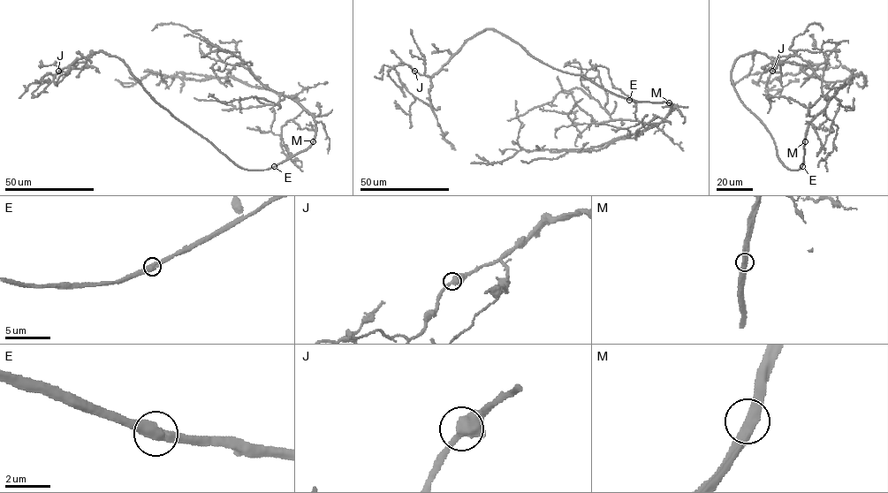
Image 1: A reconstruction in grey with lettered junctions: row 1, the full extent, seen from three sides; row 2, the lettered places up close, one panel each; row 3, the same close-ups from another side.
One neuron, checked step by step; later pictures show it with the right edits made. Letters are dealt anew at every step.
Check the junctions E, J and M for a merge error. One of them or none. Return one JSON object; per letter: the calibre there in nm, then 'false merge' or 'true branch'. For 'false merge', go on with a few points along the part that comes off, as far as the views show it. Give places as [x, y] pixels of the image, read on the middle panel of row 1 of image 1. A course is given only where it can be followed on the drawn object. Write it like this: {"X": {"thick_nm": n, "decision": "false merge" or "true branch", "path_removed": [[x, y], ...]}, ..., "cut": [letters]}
{"E": {"thick_nm": 480, "decision": "true branch"}, "J": {"thick_nm": 480, "decision": "true branch"}, "M": {"thick_nm": 440, "decision": "true branch"}, "cut": []}

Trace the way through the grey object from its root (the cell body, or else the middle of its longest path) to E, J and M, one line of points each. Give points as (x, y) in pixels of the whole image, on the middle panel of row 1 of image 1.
E: (587, 79), (630, 100)
J: (587, 79), (546, 64), (493, 29), (483, 30), (468, 39), (431, 77), (414, 71)
M: (587, 79), (630, 100), (669, 102)

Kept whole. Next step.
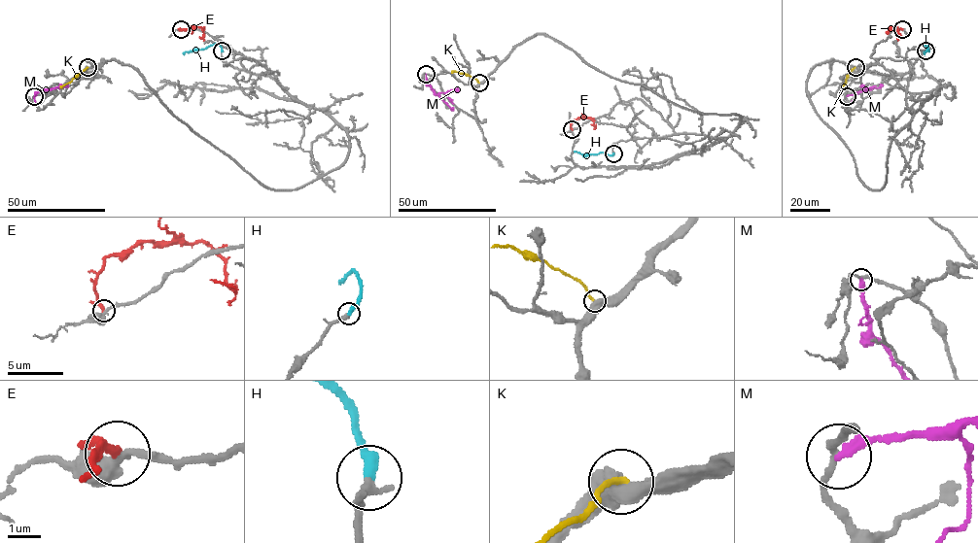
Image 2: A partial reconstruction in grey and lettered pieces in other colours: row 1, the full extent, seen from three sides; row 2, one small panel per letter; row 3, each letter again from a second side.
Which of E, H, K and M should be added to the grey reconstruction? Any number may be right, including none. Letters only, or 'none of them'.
H

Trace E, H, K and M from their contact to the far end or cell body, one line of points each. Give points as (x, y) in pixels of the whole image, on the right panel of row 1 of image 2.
E: (902, 29), (892, 30), (890, 26), (898, 33), (896, 37)
H: (925, 50), (926, 43), (927, 50), (924, 54)
K: (855, 67), (849, 74), (845, 87)
M: (847, 96), (866, 90), (862, 86)

